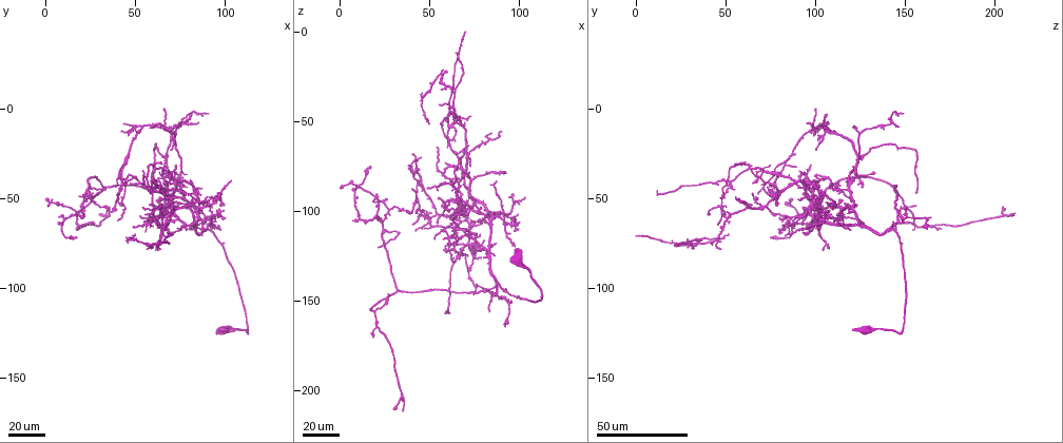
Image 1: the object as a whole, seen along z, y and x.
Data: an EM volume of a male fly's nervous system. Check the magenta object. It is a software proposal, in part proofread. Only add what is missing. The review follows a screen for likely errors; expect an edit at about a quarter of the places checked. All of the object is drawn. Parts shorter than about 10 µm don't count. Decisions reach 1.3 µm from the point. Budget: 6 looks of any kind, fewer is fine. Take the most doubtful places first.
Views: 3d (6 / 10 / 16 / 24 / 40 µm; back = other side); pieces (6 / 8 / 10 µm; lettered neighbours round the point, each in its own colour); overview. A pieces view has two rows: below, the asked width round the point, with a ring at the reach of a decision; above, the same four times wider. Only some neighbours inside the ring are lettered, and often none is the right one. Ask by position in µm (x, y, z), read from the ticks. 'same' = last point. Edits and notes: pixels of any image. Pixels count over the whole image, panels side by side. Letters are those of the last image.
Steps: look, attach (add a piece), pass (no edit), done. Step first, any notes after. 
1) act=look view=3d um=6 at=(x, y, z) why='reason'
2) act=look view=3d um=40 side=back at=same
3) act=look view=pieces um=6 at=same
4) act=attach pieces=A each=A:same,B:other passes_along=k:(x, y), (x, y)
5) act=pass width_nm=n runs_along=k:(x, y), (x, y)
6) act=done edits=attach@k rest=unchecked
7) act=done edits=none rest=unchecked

act=look view=3d um=24 at=(91, 2, 148) why='thin end'

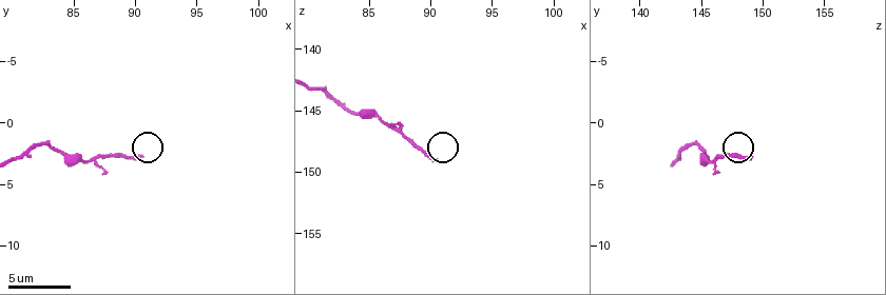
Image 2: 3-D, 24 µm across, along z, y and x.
act=look view=pieces um=8 at=(90.4, 2.6, 149.2)

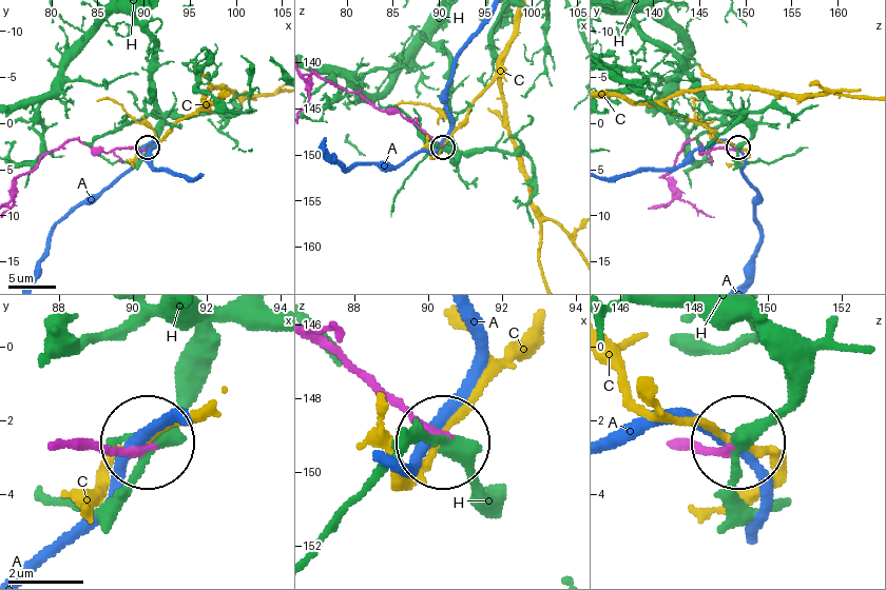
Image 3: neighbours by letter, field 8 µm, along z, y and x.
act=pass each=A:other,C:other,H:other runs_along=3:(18, 178), (75, 138), (108, 153), (145, 148) found='no lettered piece goes on from it'

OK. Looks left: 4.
act=look view=3d um=24 at=(63, 42, 51) why='thin end'

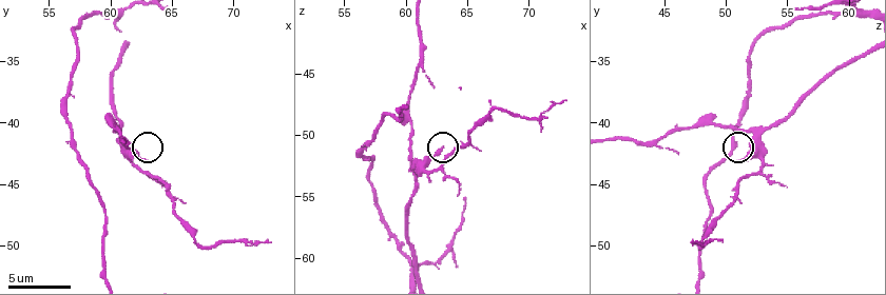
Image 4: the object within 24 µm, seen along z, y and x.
act=look view=pieces um=10 at=(63.0, 43.2, 51.0) why='what lies round it'

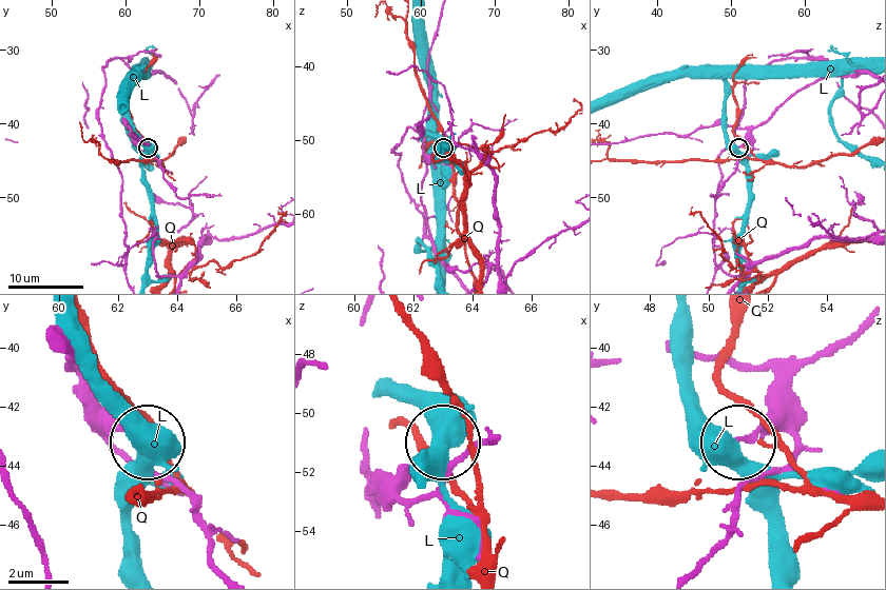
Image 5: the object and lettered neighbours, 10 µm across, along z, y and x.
act=pass width_nm=180 each=L:other,Q:other runs_along=5:(849, 334), (820, 350), (782, 402), (738, 437) found='none of them fits'

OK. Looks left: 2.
act=look view=3d um=40 at=(92, 62, 165) why='an open end'

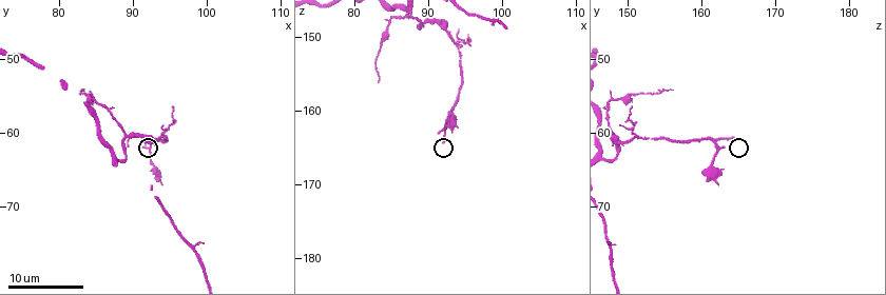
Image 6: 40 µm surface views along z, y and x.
act=look view=pieces um=8 at=(92.0, 60.5, 164.0) why='what lies round it'

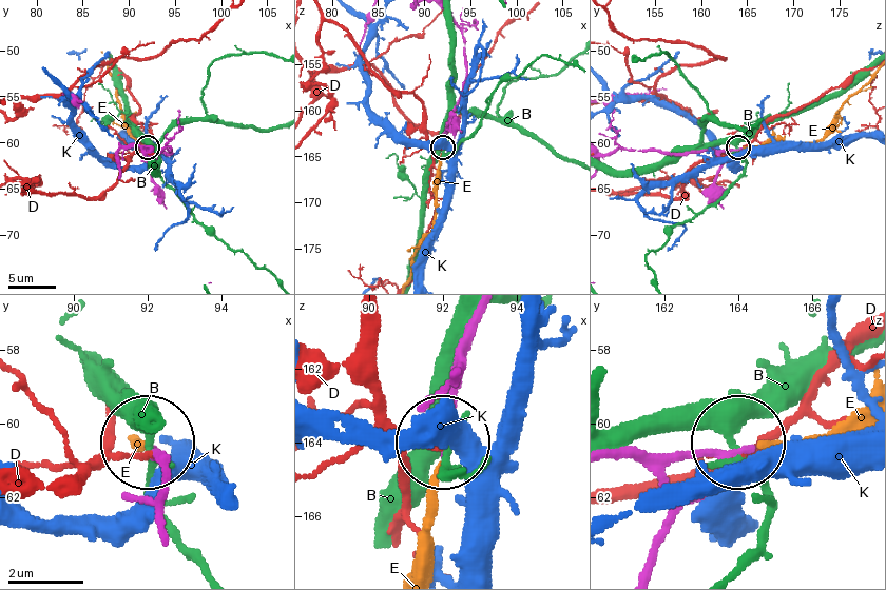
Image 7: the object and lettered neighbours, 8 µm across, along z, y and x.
act=attach pieces=E each=B:other,D:other,E:same,K:other passes_along=7:(716, 150), (820, 139), (838, 110), (868, 81) found='it goes on there'

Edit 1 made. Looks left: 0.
act=done edits=attach@7 rest=unchecked

